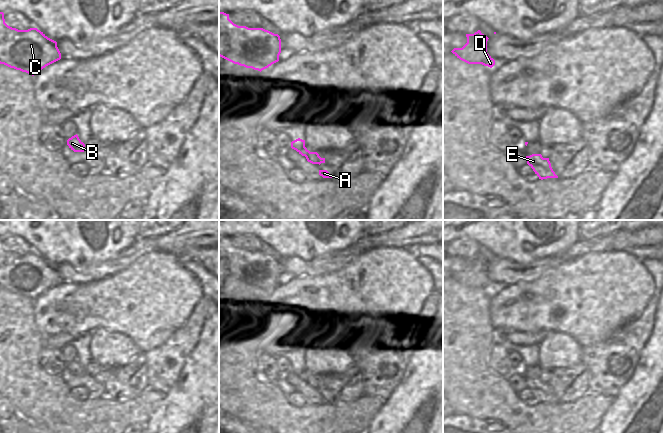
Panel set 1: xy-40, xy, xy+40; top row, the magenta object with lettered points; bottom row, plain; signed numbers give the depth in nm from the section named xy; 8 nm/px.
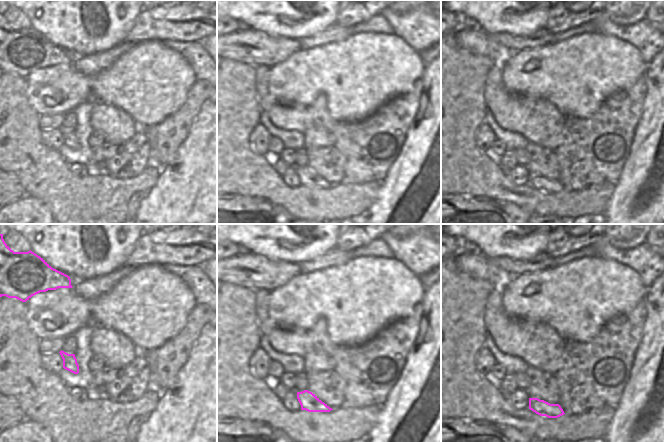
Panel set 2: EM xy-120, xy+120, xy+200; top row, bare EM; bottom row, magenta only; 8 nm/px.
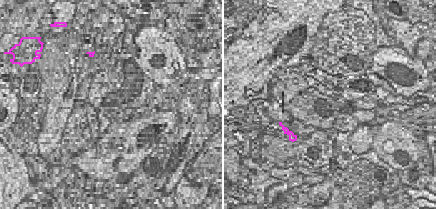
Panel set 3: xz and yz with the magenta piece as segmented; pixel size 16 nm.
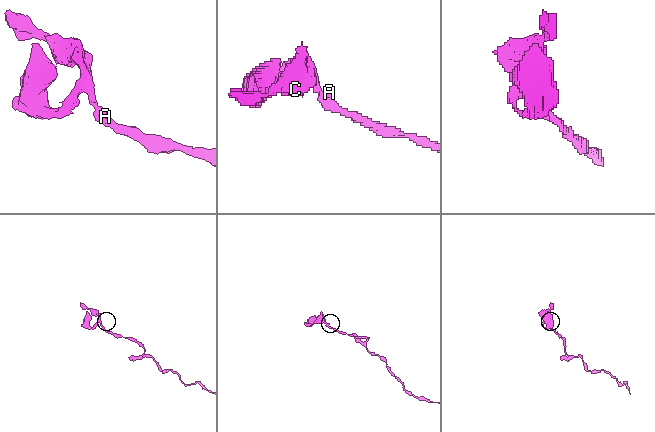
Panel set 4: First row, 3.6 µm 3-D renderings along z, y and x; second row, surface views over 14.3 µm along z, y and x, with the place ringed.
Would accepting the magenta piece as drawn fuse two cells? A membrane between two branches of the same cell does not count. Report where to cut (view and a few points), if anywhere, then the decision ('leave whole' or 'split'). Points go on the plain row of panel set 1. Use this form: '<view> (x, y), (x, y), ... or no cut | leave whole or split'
no cut | leave whole

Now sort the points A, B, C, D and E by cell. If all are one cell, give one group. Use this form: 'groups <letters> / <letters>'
groups A B C D E

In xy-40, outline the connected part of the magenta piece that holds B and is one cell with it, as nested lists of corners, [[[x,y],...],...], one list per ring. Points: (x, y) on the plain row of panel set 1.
[[[77,358],[67,364],[67,369],[74,376],[85,375],[85,368],[79,363]]]

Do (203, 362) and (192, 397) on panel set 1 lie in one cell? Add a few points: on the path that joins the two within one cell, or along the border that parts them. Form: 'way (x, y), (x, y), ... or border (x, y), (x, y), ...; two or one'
way (203, 371), (203, 386), (201, 388); one

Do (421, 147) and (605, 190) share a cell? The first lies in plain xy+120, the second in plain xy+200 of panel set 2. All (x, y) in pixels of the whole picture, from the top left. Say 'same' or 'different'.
different

